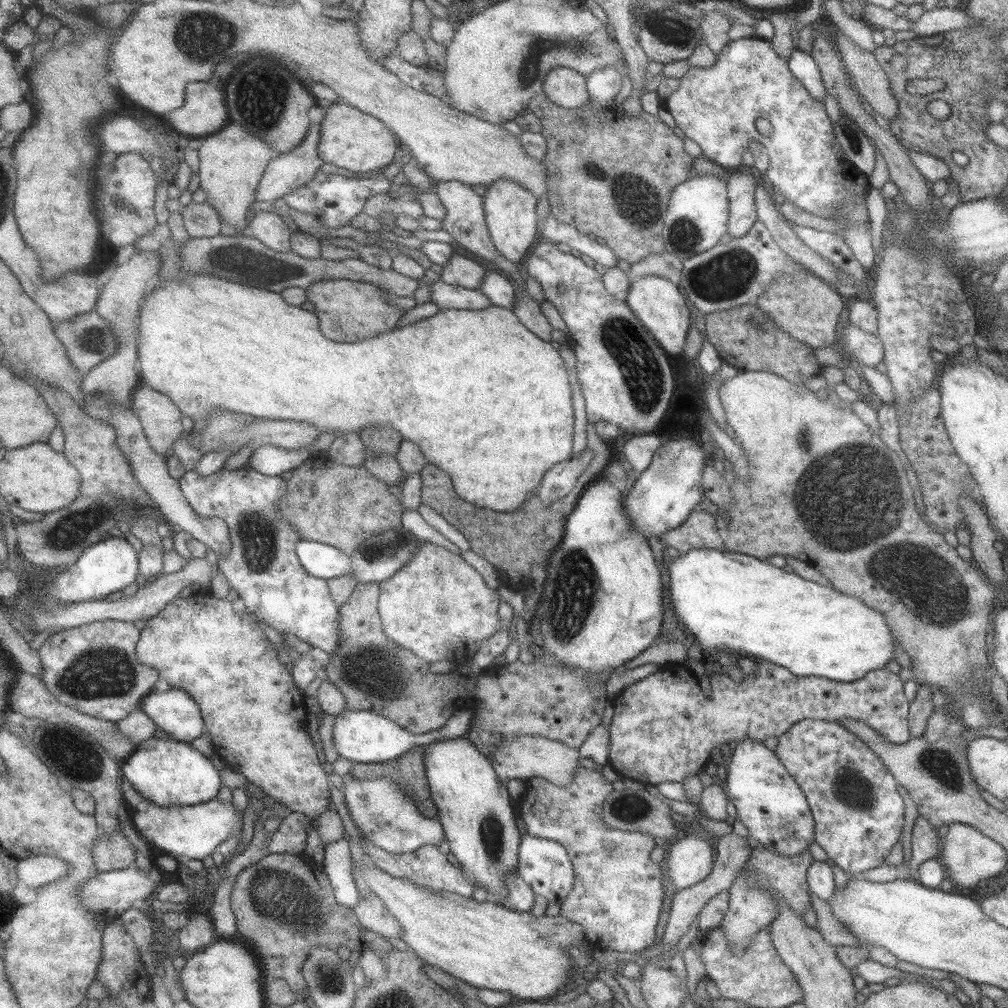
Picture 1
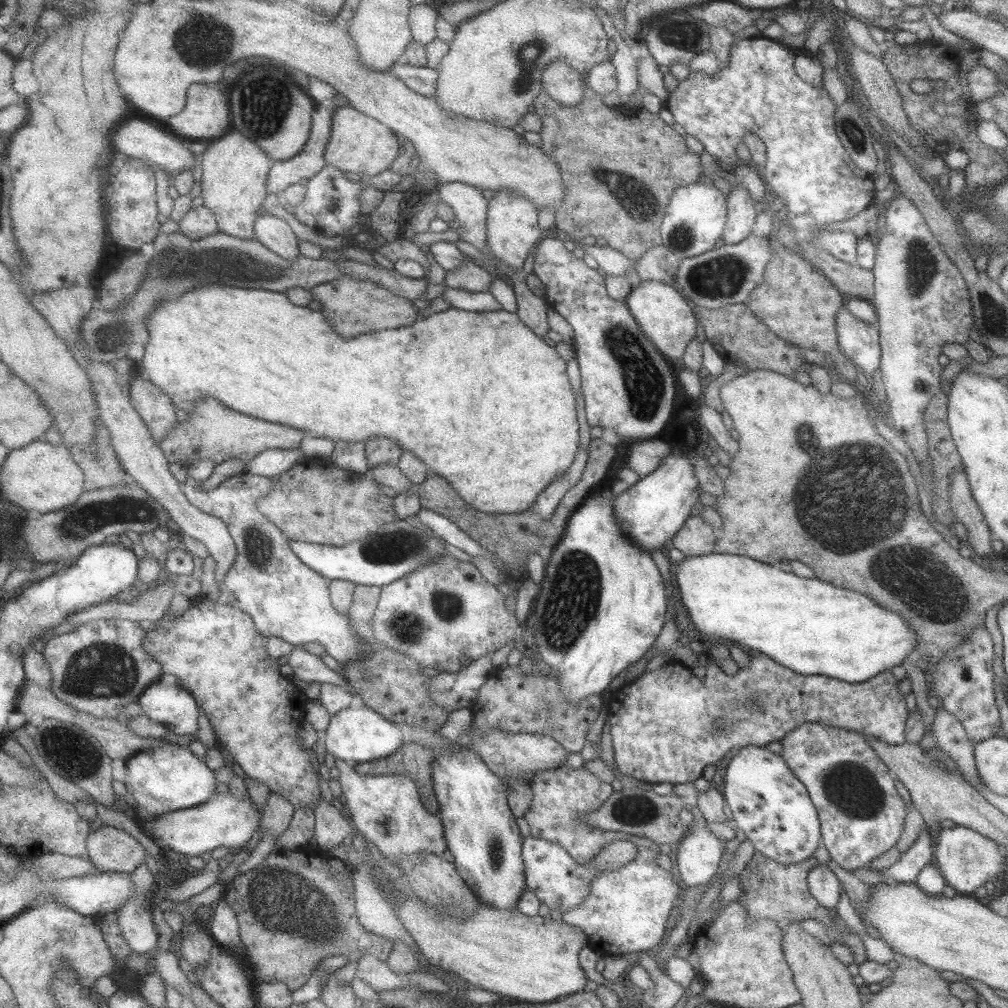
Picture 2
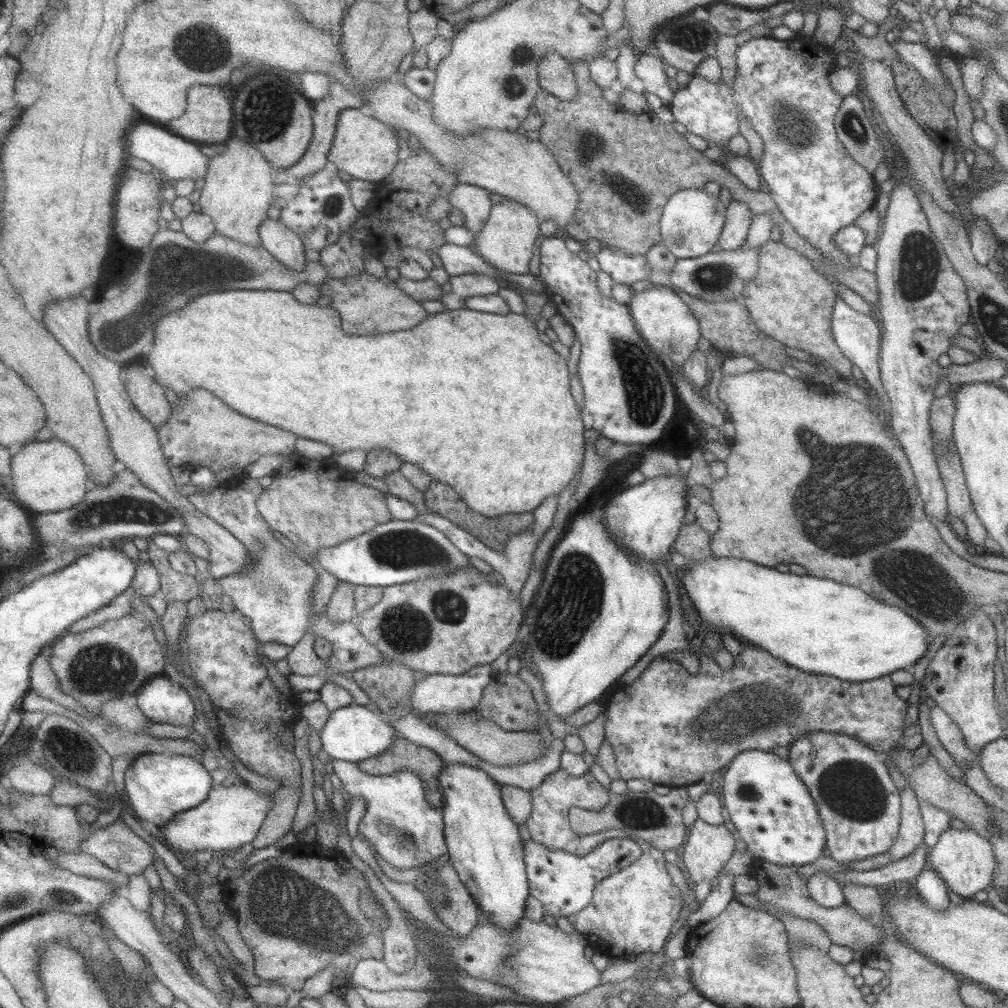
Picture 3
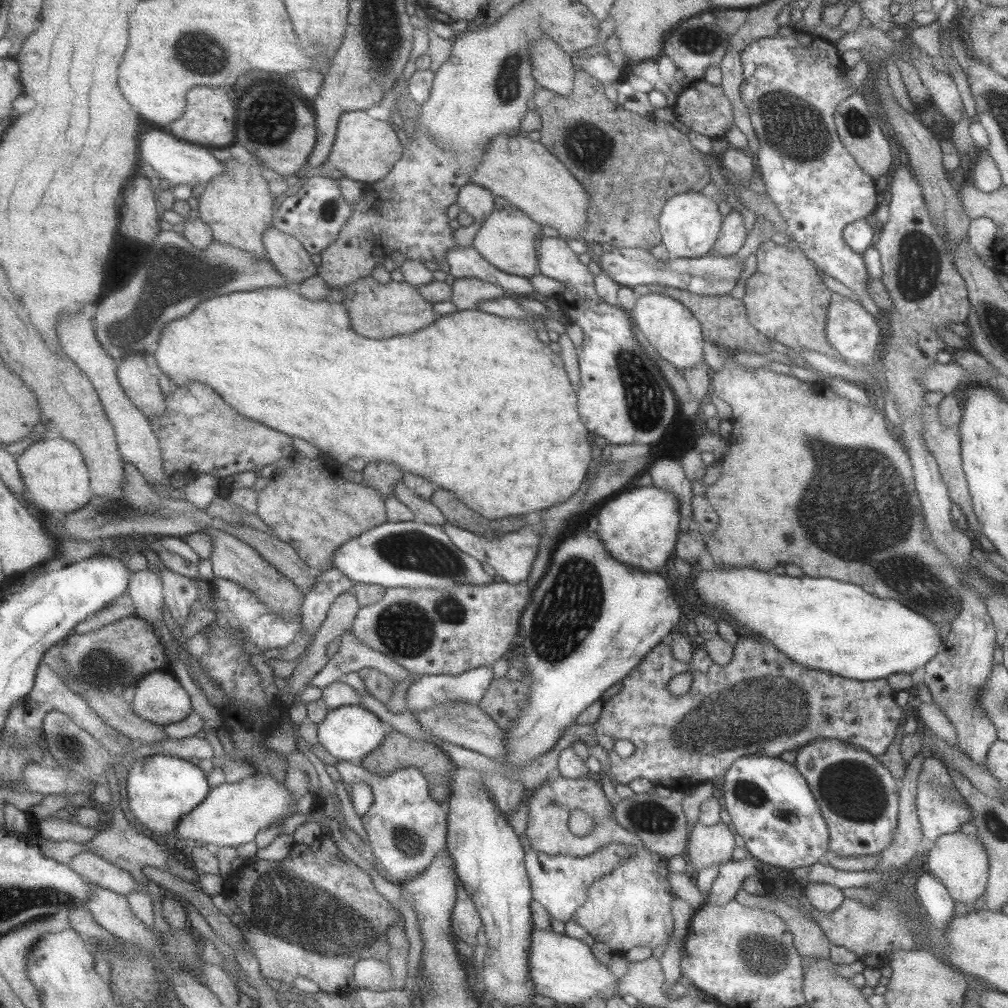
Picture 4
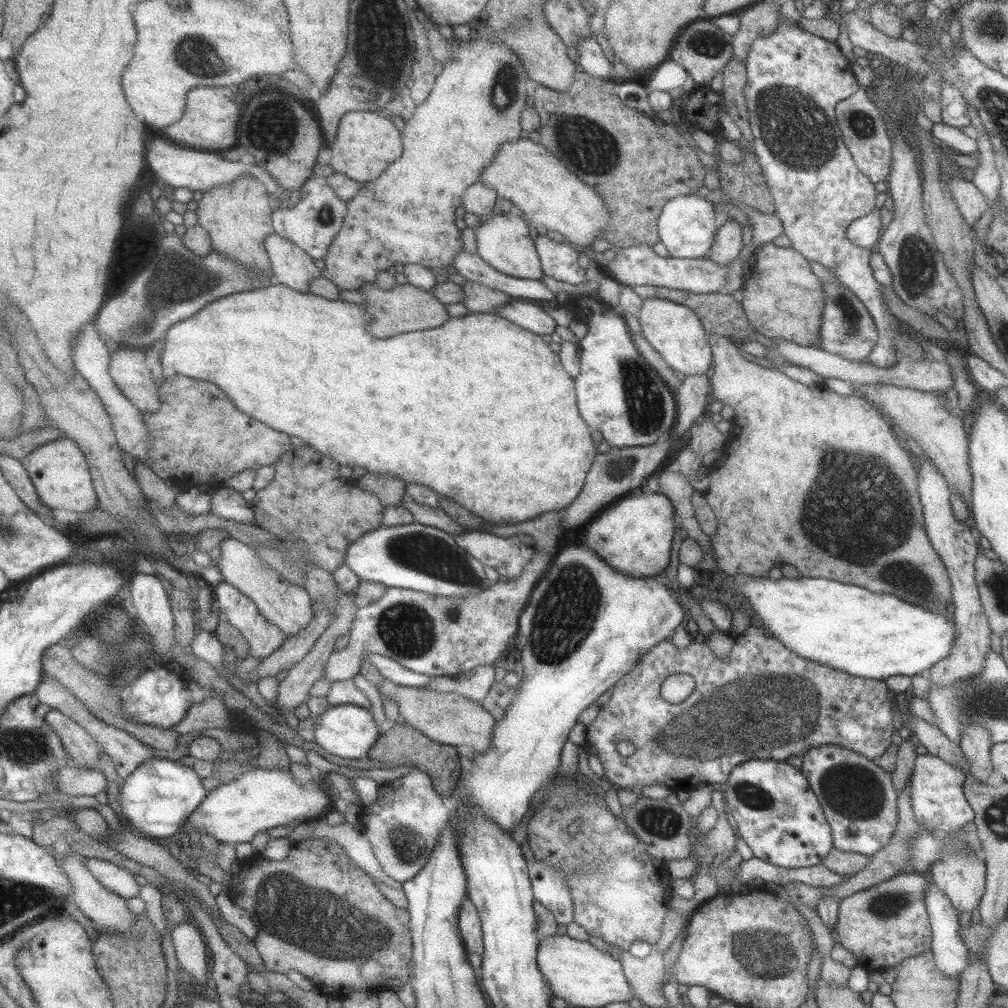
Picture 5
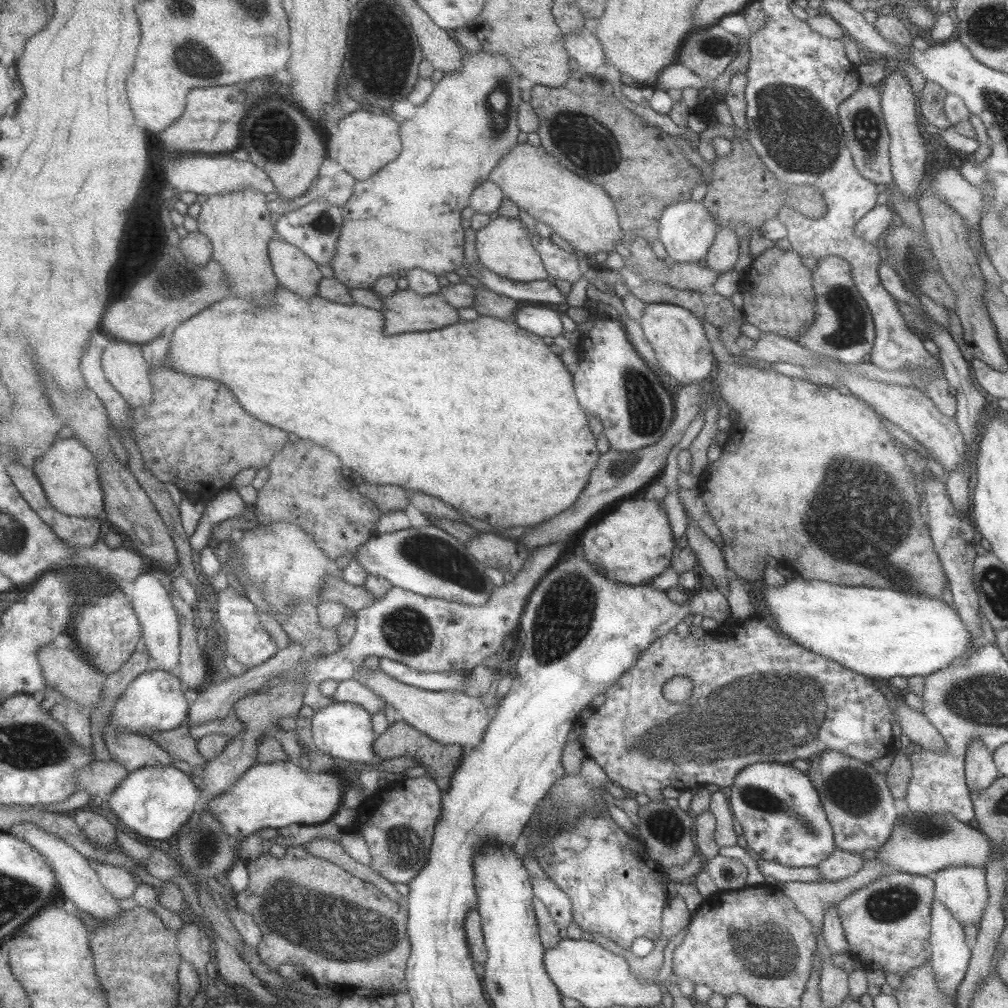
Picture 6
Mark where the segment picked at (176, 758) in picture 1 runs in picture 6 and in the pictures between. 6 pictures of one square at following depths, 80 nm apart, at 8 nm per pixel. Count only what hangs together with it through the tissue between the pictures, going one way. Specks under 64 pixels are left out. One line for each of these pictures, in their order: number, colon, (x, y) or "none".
2: (164, 779)
3: (157, 786)
4: (160, 789)
5: (157, 797)
6: (155, 802)

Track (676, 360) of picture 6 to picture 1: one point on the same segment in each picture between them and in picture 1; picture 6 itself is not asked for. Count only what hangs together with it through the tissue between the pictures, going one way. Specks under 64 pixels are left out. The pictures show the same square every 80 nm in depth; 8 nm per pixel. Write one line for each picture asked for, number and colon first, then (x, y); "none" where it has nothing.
1: (660, 306)
2: (661, 311)
3: (667, 325)
4: (670, 328)
5: (673, 330)

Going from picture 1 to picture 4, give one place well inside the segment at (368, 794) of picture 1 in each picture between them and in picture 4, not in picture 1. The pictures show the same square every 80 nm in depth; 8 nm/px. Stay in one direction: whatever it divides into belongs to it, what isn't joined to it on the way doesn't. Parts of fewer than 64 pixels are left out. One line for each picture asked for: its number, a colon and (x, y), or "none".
2: (387, 810)
3: (405, 831)
4: (406, 829)

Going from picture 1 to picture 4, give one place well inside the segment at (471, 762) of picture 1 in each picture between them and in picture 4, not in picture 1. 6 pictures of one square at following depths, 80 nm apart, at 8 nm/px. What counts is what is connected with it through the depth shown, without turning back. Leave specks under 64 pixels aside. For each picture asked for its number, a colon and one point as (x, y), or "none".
2: (479, 830)
3: (484, 847)
4: (487, 857)

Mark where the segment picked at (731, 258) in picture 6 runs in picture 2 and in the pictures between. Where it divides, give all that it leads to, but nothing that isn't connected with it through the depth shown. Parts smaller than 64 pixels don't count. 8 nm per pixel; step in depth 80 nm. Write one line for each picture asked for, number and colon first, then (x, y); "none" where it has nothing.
2: (741, 212)
3: (738, 217)
4: (732, 235)
5: (727, 243)

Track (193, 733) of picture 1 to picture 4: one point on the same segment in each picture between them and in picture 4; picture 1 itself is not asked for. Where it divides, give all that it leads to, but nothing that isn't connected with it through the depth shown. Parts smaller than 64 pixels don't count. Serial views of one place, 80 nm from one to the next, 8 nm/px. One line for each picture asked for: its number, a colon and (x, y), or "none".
2: (172, 707)
3: (159, 700)
4: (159, 699)

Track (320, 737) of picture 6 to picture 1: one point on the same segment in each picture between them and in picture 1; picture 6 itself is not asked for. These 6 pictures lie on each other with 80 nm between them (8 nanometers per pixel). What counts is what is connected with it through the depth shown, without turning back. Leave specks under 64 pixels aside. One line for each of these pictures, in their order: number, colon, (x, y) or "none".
1: (365, 737)
2: (356, 734)
3: (352, 733)
4: (350, 731)
5: (348, 731)

